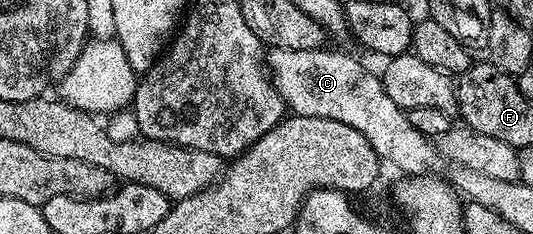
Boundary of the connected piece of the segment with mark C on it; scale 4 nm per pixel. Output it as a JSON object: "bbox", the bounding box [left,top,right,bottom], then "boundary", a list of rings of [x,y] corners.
{"bbox":[266,46,446,174],"boundary":[[[273,46],[267,51],[266,62],[270,67],[272,82],[284,98],[293,115],[322,116],[358,128],[385,163],[397,166],[402,174],[436,174],[446,160],[441,156],[437,143],[429,135],[418,132],[410,124],[406,111],[386,96],[383,81],[376,78],[356,58],[340,50],[283,50]]]}

